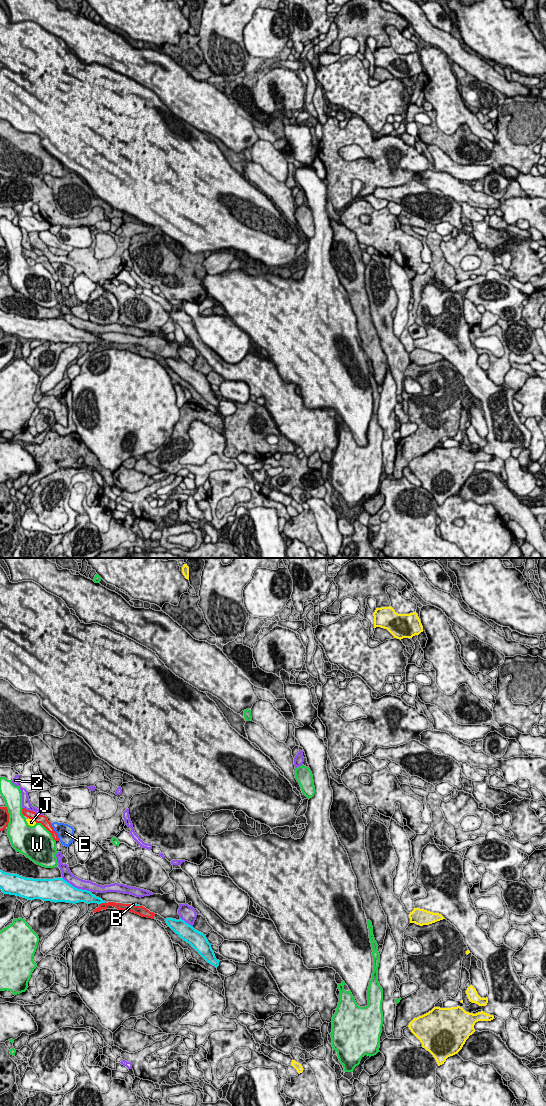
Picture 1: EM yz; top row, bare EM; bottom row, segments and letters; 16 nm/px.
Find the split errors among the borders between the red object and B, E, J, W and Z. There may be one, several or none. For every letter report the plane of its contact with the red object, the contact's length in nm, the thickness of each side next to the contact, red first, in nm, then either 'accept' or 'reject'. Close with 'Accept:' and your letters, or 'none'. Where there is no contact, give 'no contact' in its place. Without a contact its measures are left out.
B: yz | 120 nm | 100/180 nm | reject
E: yz | 320 nm | 130/260 nm | reject
J: yz | 170 nm | 140/120 nm | reject
W: yz | 440 nm | 140/500 nm | reject
Z: yz | 340 nm | 140/140 nm | reject
Accept: none

